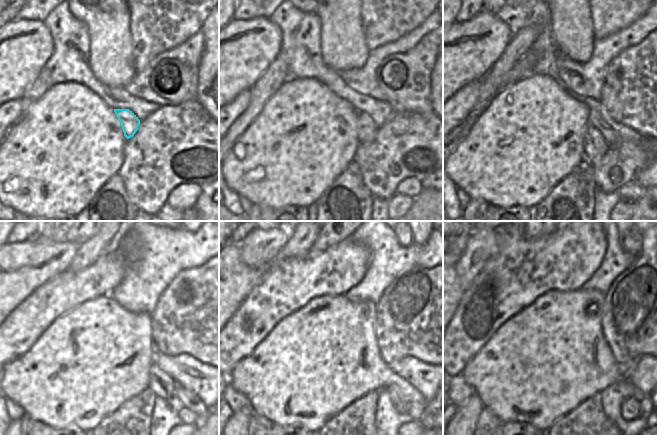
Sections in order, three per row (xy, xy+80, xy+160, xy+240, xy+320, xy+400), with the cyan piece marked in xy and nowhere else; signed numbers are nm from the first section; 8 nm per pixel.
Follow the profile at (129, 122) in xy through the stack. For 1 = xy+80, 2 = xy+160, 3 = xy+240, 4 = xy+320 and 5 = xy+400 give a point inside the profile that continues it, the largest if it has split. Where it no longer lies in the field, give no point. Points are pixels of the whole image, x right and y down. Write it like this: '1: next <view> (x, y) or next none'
1: next xy+80 (366, 129)
2: next xy+160 (595, 146)
3: next xy+240 (161, 383)
4: next xy+320 (401, 406)
5: next xy+400 (630, 408)

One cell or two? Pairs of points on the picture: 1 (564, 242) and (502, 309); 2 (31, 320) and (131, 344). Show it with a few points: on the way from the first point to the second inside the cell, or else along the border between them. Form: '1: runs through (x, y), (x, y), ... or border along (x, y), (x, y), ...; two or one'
1: runs through (554, 262), (541, 282), (522, 289); one
2: border along (69, 311), (59, 315), (34, 342); two

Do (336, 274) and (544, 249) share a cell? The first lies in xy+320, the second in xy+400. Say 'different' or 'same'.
same

